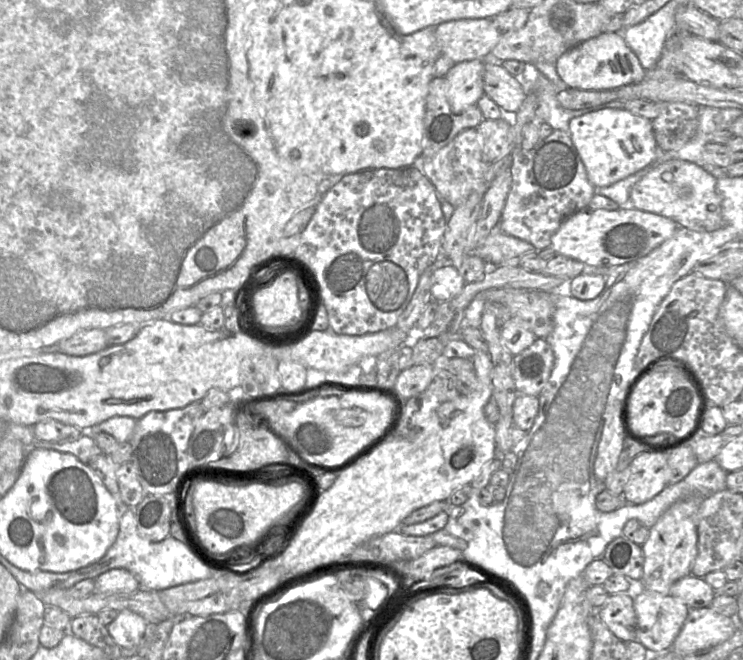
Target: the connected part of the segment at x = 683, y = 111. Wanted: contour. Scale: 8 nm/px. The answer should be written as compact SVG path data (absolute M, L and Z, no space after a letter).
M663 102L662 110L652 120L652 125L660 151L677 151L698 132L699 106L684 102Z

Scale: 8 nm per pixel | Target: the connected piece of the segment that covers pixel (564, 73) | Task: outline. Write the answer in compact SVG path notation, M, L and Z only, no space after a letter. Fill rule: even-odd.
M621 32L602 33L564 52L556 61L556 72L568 87L610 90L644 80L646 70L626 44Z

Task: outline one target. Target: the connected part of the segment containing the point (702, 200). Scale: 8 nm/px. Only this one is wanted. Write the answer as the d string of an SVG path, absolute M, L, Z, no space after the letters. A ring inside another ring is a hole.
M679 159L657 161L648 173L633 185L630 191L630 201L634 208L672 219L679 227L698 232L712 232L724 226L721 197L717 192L716 183L717 178L694 163Z

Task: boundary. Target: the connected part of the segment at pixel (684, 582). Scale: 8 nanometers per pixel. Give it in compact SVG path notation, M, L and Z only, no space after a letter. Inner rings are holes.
M689 574L677 580L669 590L690 608L707 608L715 597L715 590L703 579Z

